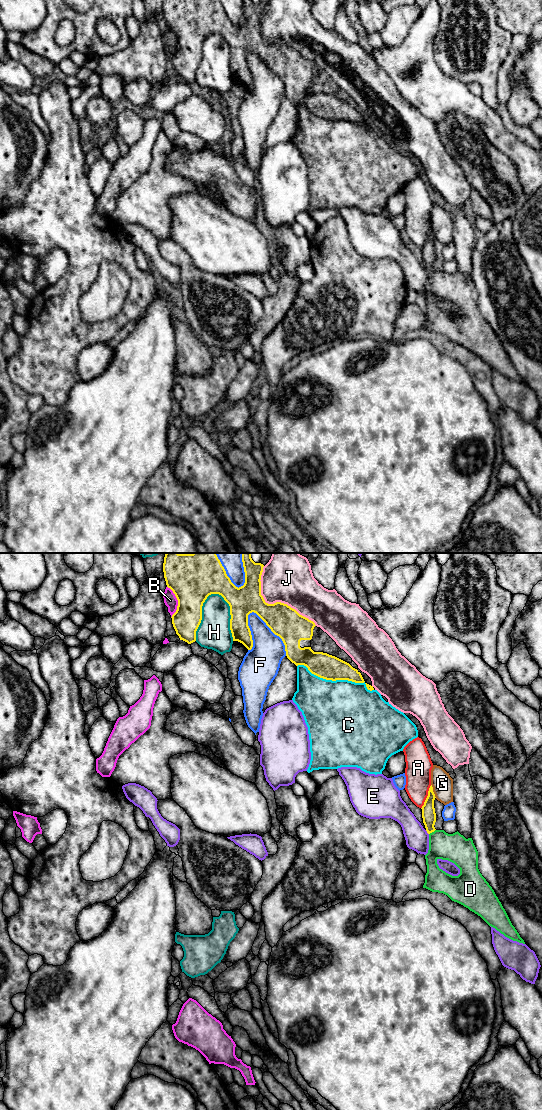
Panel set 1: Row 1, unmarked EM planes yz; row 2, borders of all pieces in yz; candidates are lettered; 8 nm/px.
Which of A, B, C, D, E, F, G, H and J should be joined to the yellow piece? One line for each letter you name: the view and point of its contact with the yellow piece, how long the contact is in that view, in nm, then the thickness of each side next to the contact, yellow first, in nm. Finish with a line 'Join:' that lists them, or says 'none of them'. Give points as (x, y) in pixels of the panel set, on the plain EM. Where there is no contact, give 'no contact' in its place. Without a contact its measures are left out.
D: yz (432, 271) | 70 nm | 110/220 nm
Join: D

